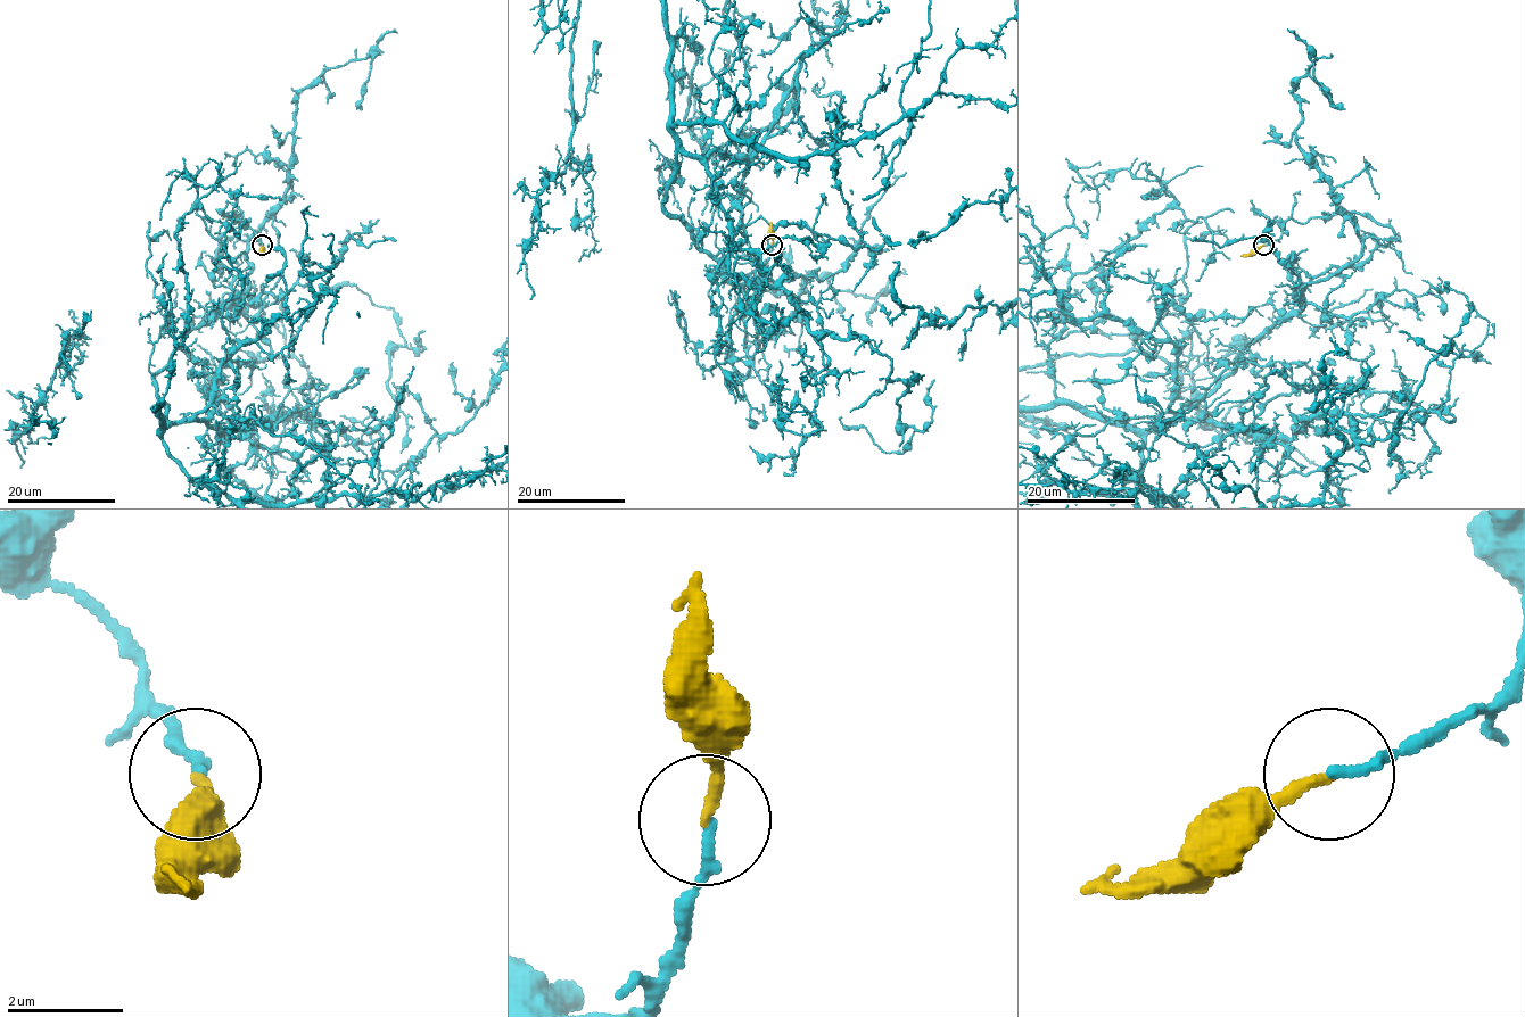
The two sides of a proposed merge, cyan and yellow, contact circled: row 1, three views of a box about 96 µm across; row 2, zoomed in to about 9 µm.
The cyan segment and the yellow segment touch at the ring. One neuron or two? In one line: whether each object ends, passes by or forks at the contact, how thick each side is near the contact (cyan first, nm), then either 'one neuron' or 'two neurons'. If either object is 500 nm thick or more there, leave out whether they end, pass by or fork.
cyan ends; yellow ends; calibres 190 and 200 nm; one neuron

